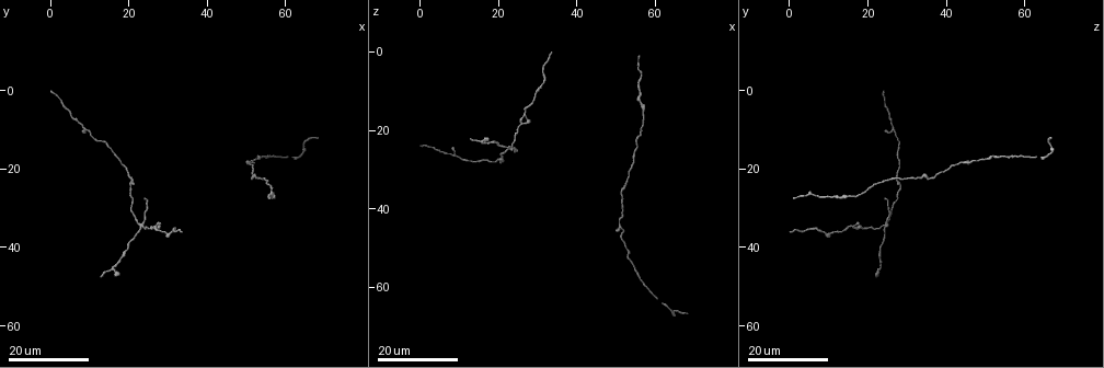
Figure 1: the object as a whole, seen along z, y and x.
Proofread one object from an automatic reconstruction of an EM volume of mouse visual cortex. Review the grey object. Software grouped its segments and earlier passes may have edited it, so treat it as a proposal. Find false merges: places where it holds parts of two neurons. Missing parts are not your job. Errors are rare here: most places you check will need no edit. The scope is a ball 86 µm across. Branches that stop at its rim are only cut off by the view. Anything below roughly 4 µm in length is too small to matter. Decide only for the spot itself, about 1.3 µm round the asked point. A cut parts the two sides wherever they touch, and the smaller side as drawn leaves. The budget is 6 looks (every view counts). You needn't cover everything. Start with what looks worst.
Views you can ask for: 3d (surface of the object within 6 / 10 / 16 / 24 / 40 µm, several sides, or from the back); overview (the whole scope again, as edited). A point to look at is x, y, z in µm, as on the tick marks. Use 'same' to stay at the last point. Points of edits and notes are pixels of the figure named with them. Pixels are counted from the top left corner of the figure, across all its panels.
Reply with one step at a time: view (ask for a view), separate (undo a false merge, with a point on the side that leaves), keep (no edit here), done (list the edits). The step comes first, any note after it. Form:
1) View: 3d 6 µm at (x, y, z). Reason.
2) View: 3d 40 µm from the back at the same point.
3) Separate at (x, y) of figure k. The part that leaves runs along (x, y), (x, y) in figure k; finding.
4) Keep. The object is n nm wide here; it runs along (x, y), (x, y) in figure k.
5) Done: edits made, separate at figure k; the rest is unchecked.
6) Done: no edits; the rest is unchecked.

View: 3d 16 µm at (23.0, 35.0, 24.5). Four or more arms meet.

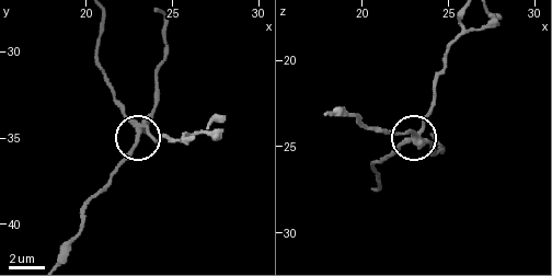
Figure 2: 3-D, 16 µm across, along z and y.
View: 3d 6 µm at (22.9, 34.7, 24.6).

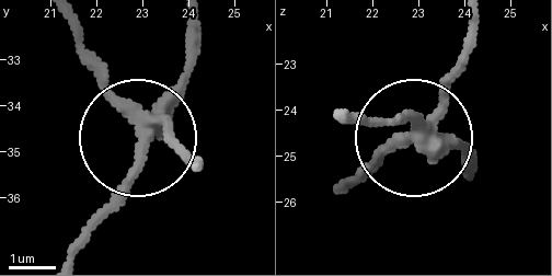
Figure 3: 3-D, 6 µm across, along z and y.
Separate at (124, 193) of figure 3. The part that leaves runs along (144, 129), (128, 196), (77, 255) in figure 3; a second neuron is stuck on.

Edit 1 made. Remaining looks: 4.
View: overview.

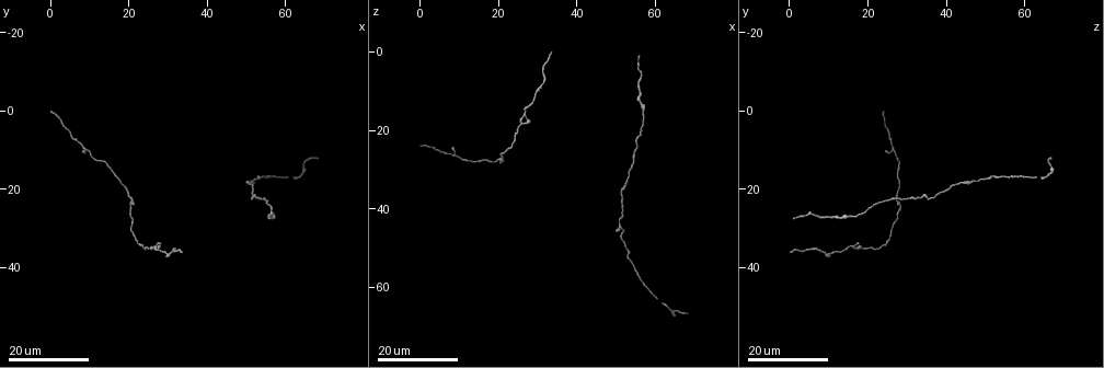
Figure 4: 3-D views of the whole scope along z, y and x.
View: 3d 16 µm at (27.0, 34.0, 15.5). Two arms in line, one across.

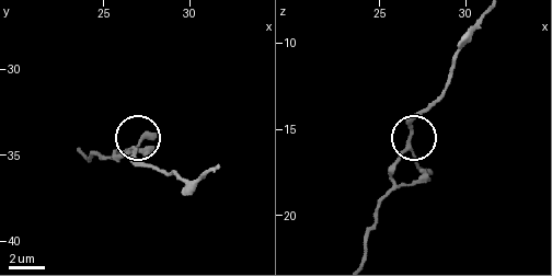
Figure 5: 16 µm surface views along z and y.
View: 3d 10 µm at (26.8, 34.8, 15.4).

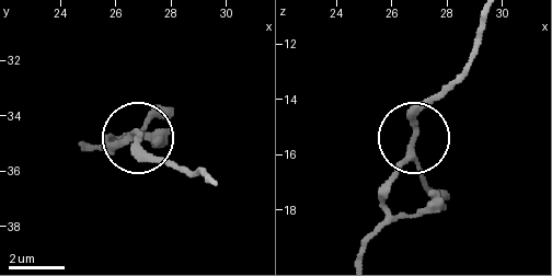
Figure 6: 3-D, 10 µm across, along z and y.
Keep. One neuron here.

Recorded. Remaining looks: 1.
Done: edits made, separate at figure 3; the rest is unchecked.

